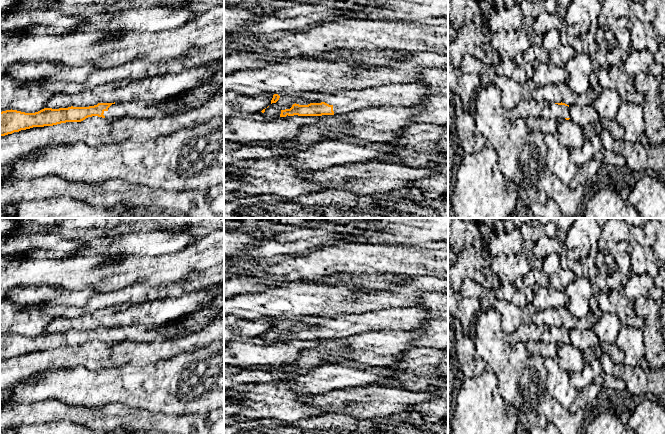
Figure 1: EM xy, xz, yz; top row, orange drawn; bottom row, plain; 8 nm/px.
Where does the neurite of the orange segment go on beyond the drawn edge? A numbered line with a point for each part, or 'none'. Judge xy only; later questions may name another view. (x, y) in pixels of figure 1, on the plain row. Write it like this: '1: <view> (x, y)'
1: xy (137, 333)

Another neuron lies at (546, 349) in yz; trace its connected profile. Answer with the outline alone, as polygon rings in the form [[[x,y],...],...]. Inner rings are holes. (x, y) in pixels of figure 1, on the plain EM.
[[[539,340],[538,342],[528,341],[525,344],[531,354],[540,355],[544,359],[555,358],[558,355],[557,343],[544,342]]]

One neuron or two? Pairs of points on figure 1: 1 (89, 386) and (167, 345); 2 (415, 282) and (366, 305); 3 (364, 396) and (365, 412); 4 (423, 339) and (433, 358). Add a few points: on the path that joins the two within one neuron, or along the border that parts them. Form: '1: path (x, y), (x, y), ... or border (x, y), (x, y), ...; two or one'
1: border (154, 362), (146, 364), (117, 364), (108, 367); two
2: path (403, 294), (389, 299), (378, 300); one
3: border (380, 400), (358, 403), (353, 415); two
4: border (412, 346), (434, 347), (437, 349); two

